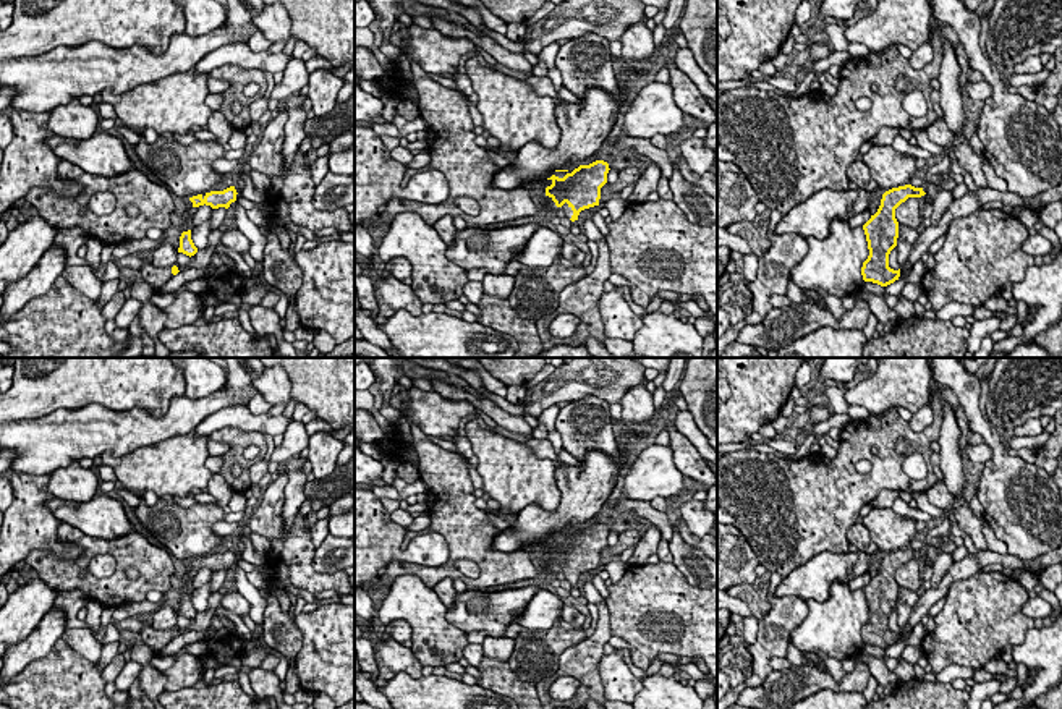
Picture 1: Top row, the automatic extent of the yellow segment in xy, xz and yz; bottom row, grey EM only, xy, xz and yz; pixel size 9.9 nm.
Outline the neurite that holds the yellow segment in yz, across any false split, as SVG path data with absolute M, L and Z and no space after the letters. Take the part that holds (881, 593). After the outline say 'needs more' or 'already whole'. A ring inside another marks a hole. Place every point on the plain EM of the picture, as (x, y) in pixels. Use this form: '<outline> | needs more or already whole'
M911 547L892 550L882 557L877 575L863 588L869 612L869 618L861 630L864 644L887 649L898 643L900 631L889 630L889 617L897 609L898 601L895 571L908 560L921 560L924 557L923 550Z | already whole

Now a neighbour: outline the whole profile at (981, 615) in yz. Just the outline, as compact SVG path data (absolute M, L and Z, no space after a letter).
M979 570L950 584L936 630L921 639L931 672L947 665L983 669L1007 646L1023 644L1036 620L1020 609L1030 599L1015 576Z

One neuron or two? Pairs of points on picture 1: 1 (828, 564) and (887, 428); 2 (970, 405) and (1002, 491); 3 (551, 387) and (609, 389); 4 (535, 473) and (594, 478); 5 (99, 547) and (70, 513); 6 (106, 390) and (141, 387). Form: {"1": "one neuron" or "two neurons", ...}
{"1": "two neurons", "2": "one neuron", "3": "one neuron", "4": "two neurons", "5": "two neurons", "6": "one neuron"}

